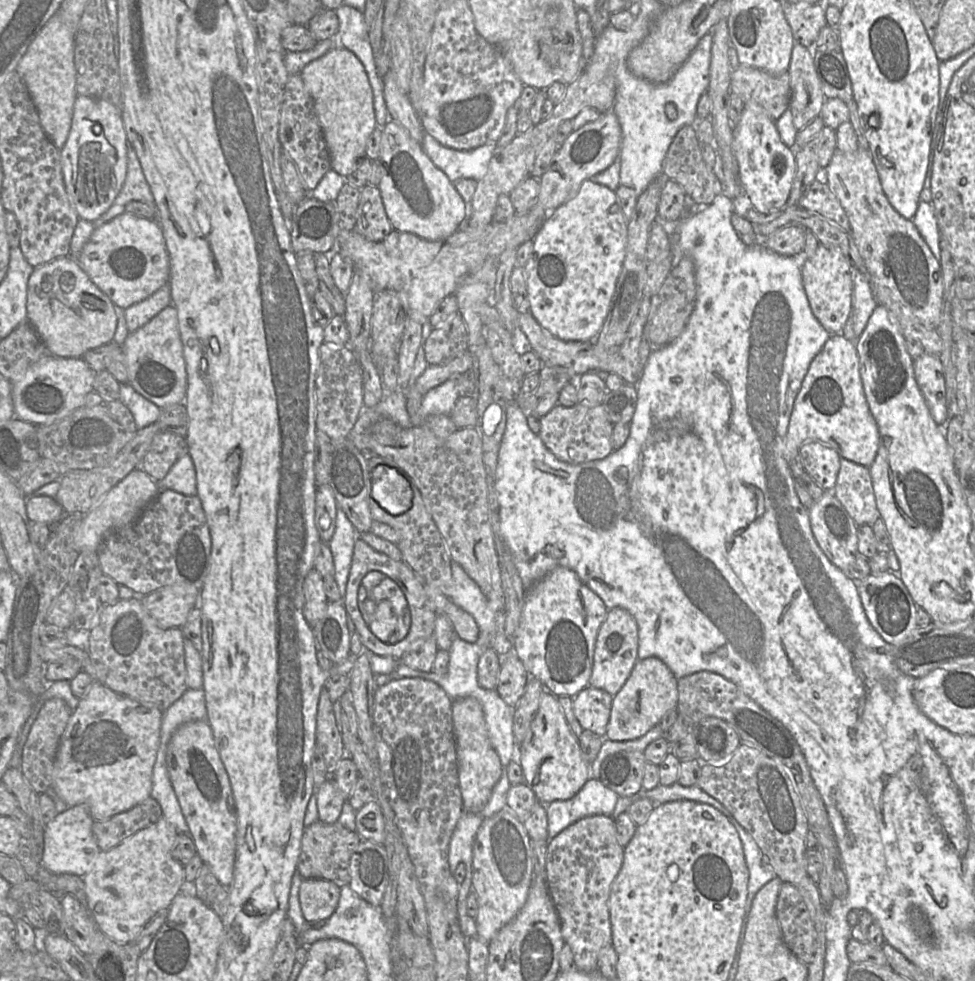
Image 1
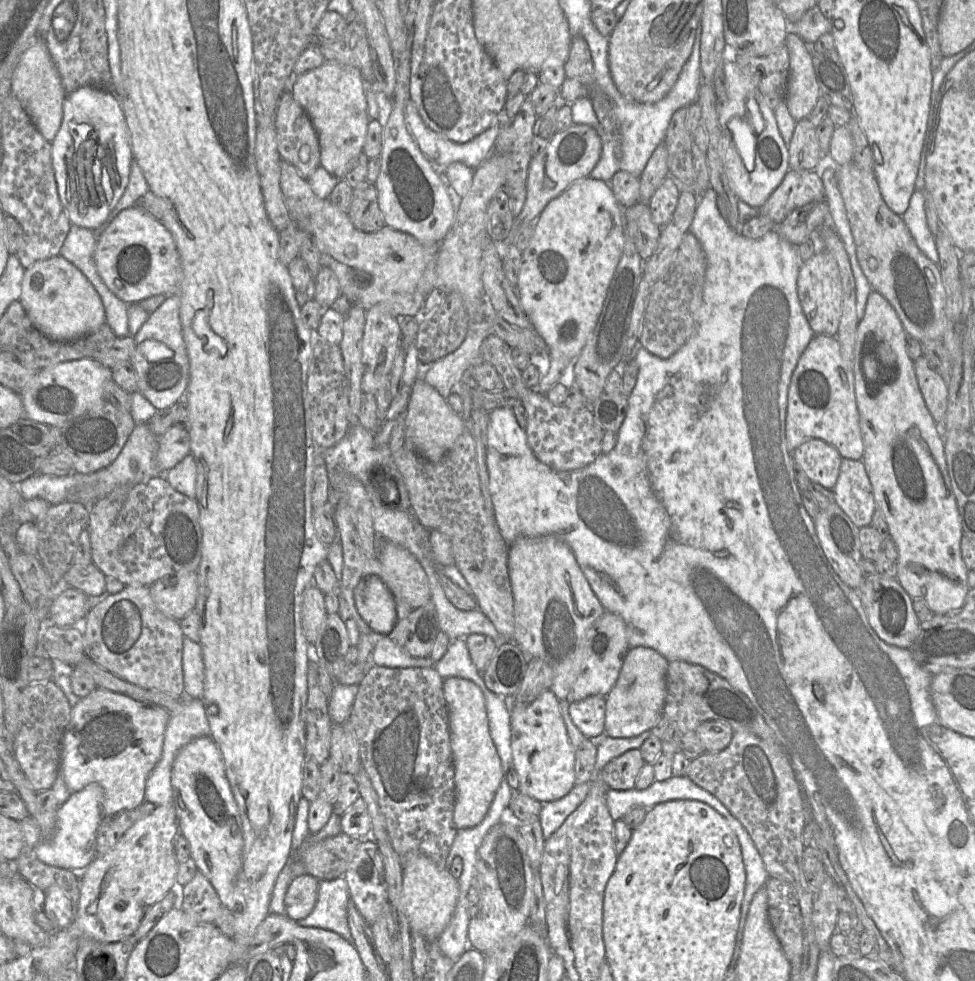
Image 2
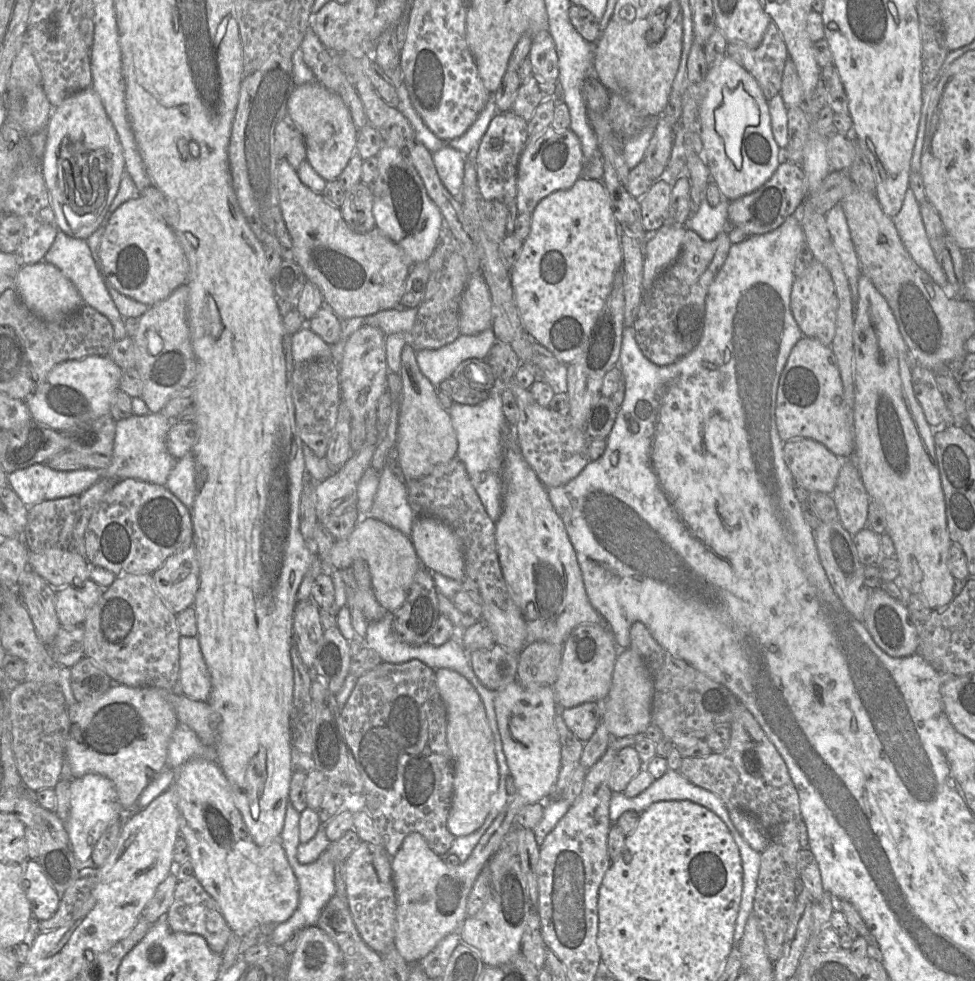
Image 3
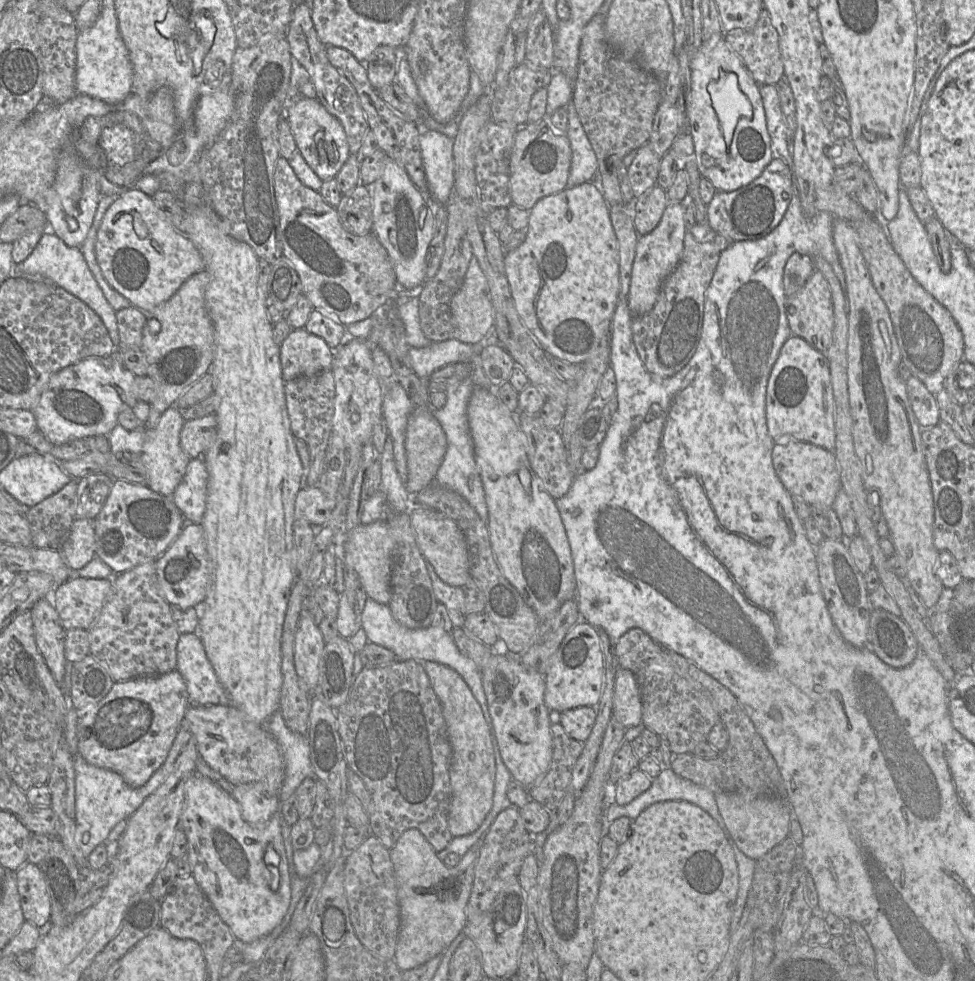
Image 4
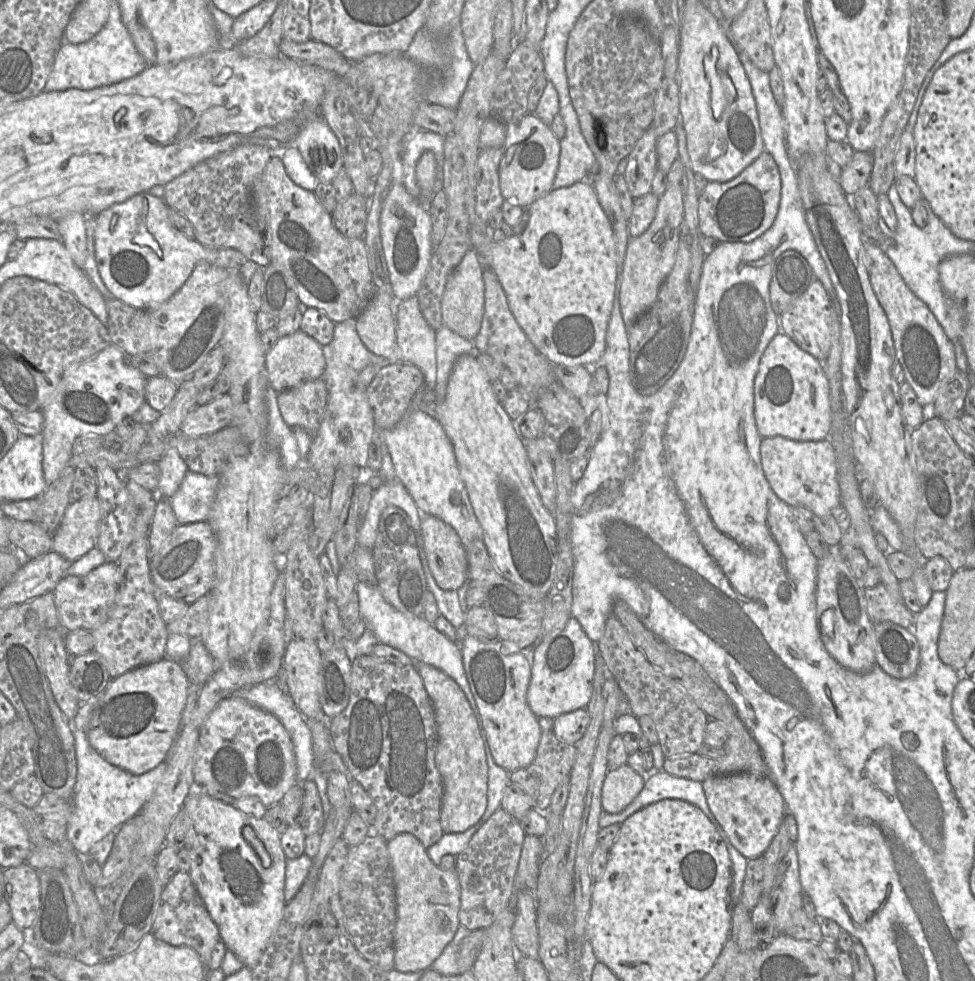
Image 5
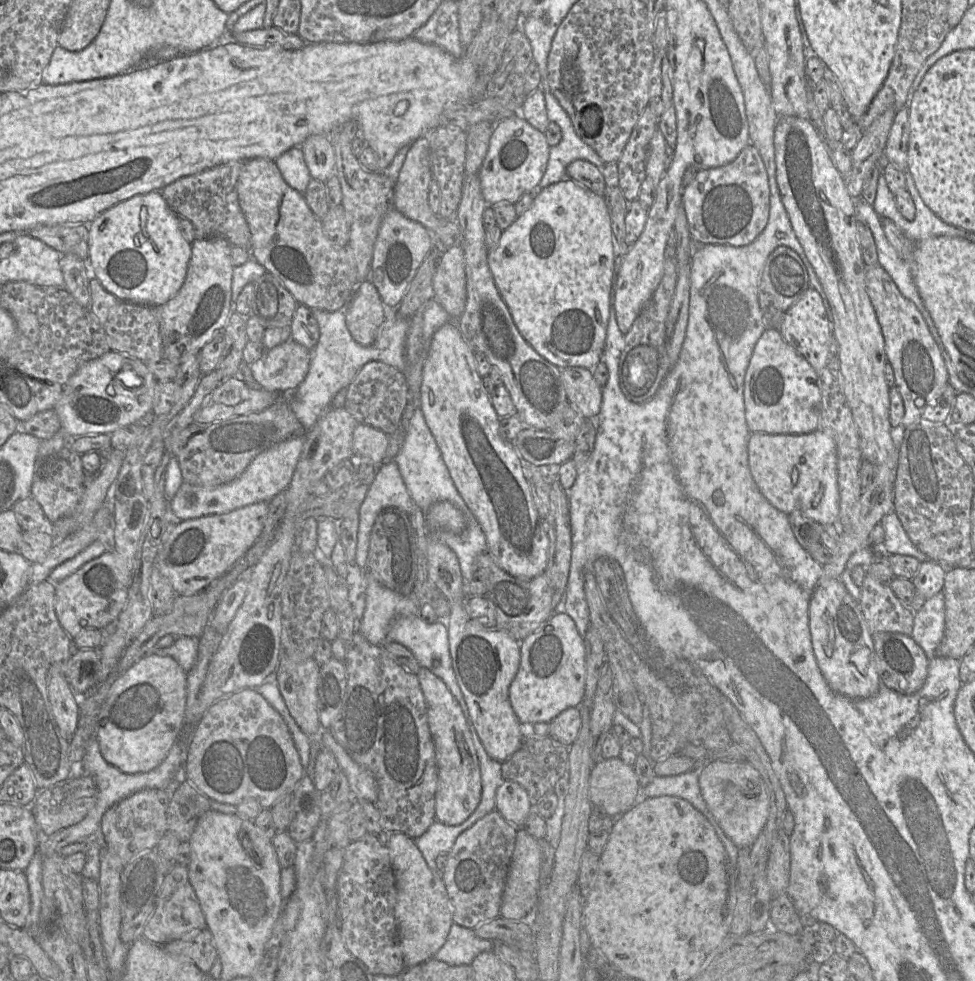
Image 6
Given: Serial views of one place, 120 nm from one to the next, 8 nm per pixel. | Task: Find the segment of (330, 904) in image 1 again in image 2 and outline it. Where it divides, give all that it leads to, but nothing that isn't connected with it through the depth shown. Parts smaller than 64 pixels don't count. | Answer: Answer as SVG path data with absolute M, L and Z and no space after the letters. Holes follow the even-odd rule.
M308 874L292 880L284 899L286 915L290 919L299 921L310 915L317 902L319 883L320 880Z

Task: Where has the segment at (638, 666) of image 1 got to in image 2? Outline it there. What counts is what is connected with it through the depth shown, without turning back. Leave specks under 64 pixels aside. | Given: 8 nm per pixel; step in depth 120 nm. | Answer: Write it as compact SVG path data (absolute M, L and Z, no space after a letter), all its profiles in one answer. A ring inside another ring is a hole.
M638 646L629 649L618 679L605 697L605 735L631 738L650 731L658 723L663 717L668 664L669 661L652 648Z

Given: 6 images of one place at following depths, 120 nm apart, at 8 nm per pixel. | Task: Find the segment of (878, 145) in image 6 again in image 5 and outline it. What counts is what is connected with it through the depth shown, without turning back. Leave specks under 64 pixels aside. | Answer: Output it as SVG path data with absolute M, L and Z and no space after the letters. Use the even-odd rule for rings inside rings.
M854 151L851 160L839 169L838 181L847 196L853 196L859 189L868 185L873 160L872 152Z

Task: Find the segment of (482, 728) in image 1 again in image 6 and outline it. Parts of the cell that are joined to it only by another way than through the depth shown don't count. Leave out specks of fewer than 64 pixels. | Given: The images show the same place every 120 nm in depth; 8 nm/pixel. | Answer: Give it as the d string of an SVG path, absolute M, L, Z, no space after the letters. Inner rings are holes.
M420 667L417 678L427 705L427 721L435 746L438 785L435 794L436 820L450 826L466 821L481 800L481 771L472 735L460 704L442 679Z

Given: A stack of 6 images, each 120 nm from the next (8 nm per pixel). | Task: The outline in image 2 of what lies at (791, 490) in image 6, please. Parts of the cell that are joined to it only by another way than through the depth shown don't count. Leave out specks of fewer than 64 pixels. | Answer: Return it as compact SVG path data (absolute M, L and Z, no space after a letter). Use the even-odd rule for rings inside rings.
M812 438L799 445L792 457L812 482L831 490L835 487L843 459L835 447Z

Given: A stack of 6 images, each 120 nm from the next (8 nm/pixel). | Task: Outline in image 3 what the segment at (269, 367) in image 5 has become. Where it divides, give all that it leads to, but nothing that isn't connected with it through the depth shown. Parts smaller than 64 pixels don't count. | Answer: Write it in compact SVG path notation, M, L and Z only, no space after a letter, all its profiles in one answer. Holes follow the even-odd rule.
M303 327L292 338L292 356L295 364L331 356L331 345L309 327Z

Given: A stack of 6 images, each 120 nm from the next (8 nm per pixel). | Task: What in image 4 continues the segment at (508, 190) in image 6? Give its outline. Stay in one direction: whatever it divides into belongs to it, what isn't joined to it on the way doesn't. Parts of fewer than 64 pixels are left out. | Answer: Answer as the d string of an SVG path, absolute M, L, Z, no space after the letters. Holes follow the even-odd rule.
M549 117L517 126L510 158L510 195L512 204L531 211L540 199L566 189L572 151L566 134L557 132Z

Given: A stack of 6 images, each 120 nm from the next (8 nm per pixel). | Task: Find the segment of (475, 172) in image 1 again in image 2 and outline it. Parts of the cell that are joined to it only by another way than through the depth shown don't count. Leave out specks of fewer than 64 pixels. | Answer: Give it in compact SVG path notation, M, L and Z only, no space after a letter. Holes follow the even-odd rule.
M411 98L405 105L405 118L408 129L411 132L415 142L439 173L445 172L446 167L453 162L461 162L474 170L478 168L491 154L494 154L495 140L500 128L502 127L500 125L501 118L499 115L497 119L493 120L491 126L481 134L477 135L468 142L456 143L444 135L430 129L424 123L414 101Z

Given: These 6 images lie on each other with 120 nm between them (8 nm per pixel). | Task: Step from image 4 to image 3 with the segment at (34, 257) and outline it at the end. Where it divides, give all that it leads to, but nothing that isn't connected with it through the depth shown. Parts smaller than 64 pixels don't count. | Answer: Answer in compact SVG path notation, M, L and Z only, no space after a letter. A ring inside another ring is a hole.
M59 231L52 246L46 253L44 261L57 267L71 281L85 305L91 306L109 319L113 326L115 340L121 340L127 336L125 318L118 311L108 292L103 275L92 256L86 240L70 237Z

